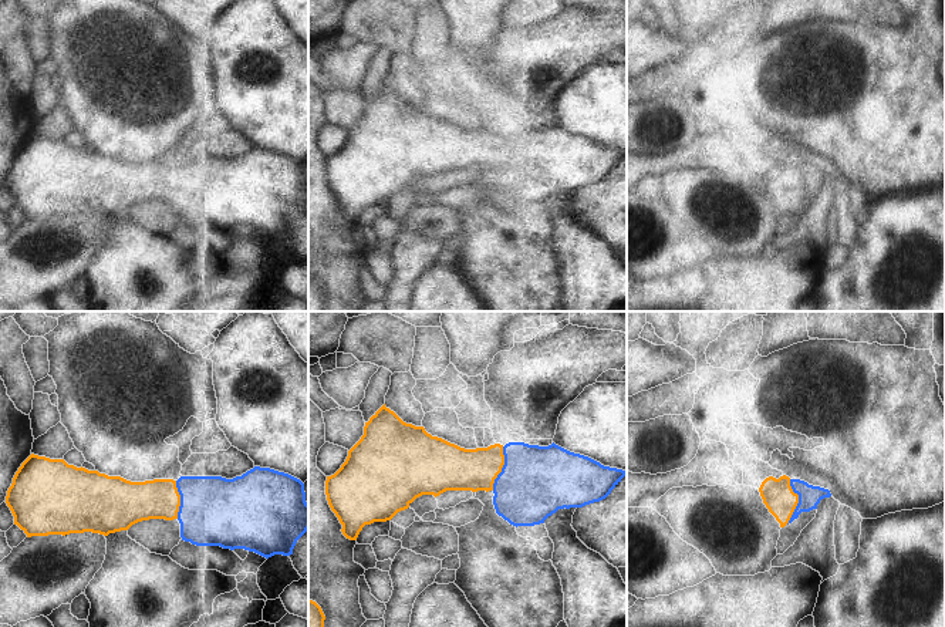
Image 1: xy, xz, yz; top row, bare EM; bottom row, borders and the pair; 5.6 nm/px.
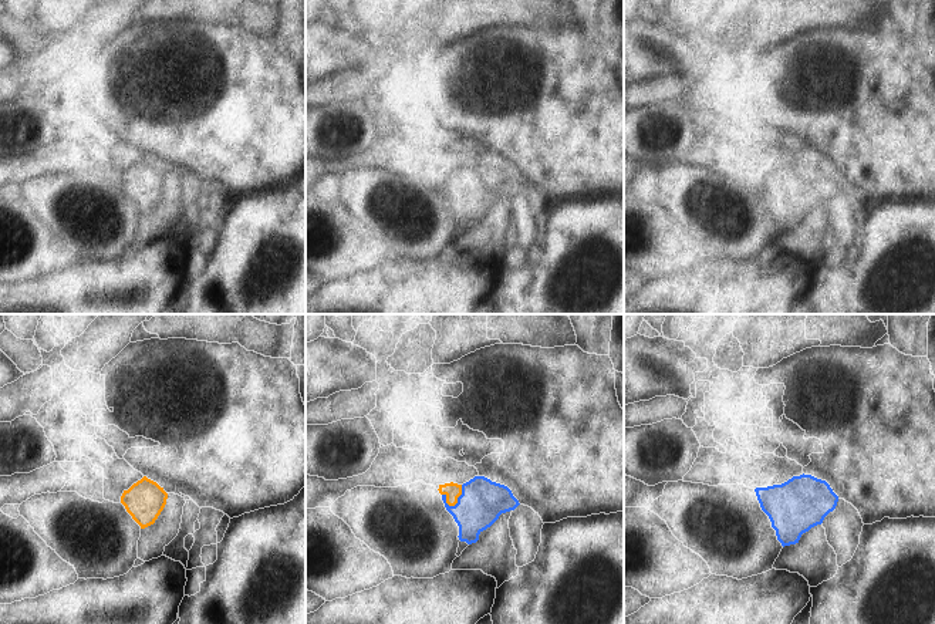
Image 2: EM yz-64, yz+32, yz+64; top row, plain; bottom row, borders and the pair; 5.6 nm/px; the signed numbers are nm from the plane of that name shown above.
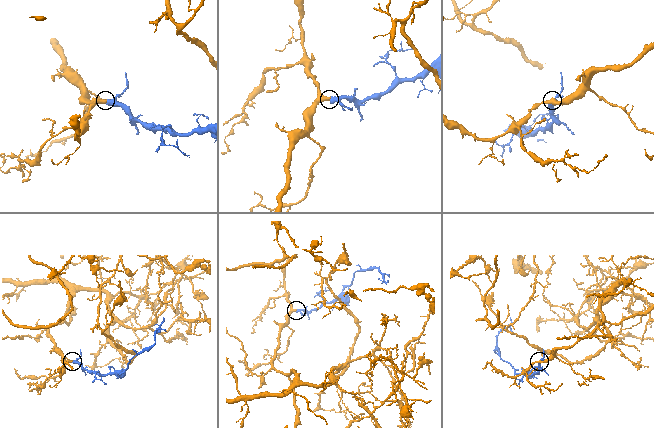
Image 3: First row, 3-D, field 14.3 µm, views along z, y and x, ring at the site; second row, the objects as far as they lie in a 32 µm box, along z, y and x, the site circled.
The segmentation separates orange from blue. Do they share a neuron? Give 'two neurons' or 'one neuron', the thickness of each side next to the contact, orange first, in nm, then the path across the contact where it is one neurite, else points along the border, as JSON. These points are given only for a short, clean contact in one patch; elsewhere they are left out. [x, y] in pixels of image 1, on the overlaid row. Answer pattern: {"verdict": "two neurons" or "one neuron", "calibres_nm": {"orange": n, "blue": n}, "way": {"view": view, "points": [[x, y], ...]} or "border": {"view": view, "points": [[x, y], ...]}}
{"verdict": "one neuron", "calibres_nm": {"orange": 180, "blue": 130}, "way": {"view": "yz", "points": [[778, 495], [797, 502], [809, 496]]}}

